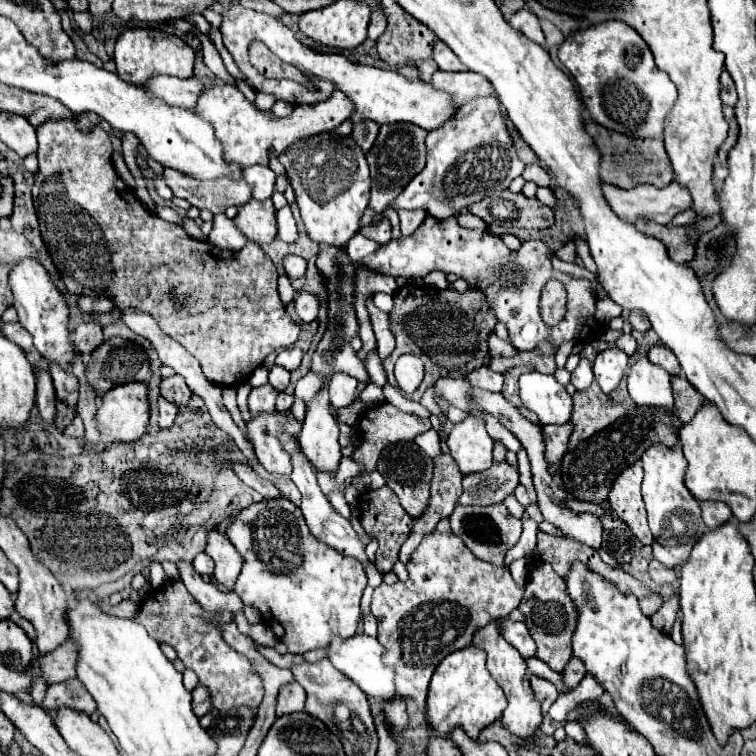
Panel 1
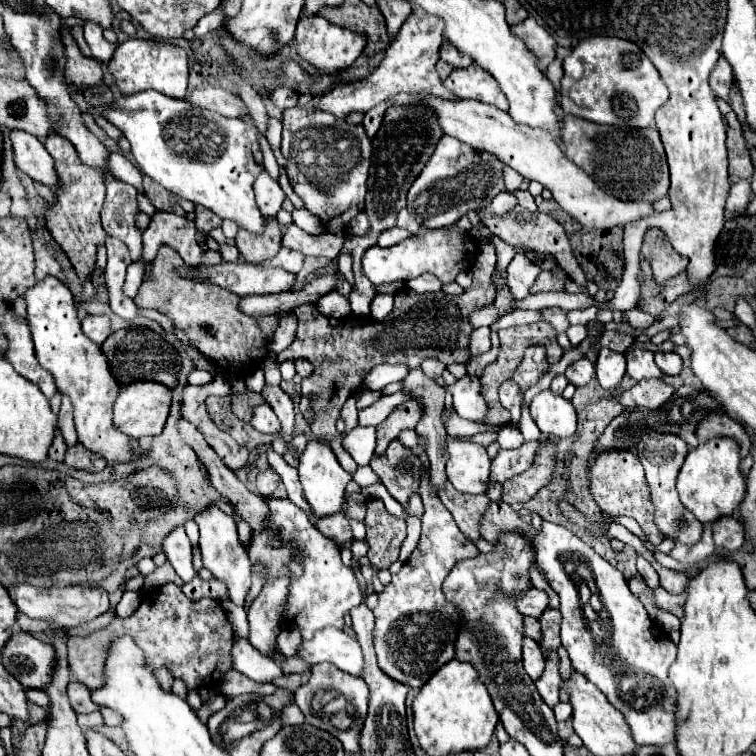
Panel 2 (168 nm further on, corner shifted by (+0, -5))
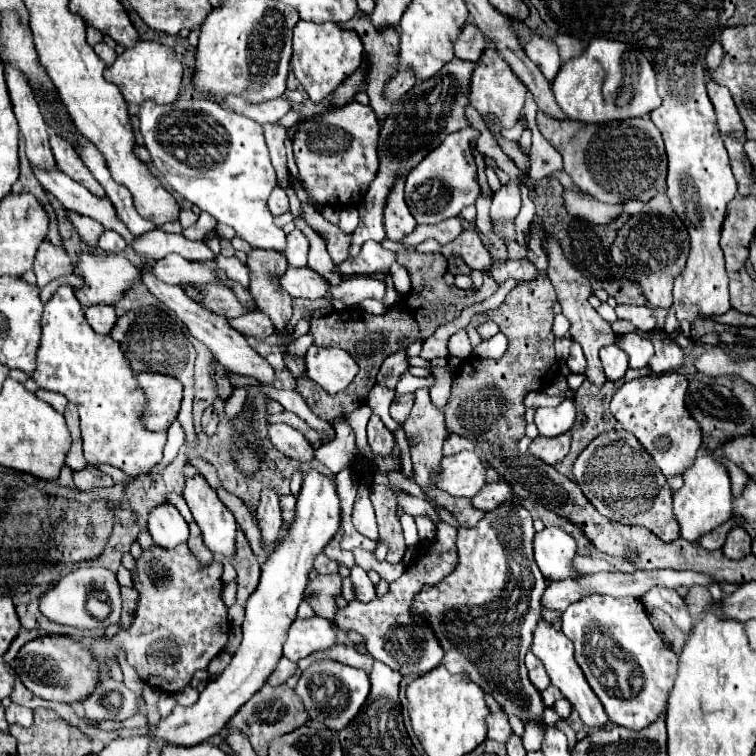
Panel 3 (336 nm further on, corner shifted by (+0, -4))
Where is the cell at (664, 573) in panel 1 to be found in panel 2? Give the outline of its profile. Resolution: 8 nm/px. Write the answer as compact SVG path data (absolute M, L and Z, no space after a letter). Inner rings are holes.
M707 524L707 526L703 528L703 538L701 538L697 544L693 544L693 546L677 544L677 546L669 552L669 556L675 558L675 560L679 560L681 564L685 564L687 570L693 570L699 562L707 560L713 552L715 552L715 544L713 544L713 536L711 536L711 526Z

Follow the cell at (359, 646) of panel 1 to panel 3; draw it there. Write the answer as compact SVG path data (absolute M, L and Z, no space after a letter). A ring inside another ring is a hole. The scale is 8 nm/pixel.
M323 617L295 619L287 631L283 655L291 661L299 661L315 651L325 651L335 645L335 629Z

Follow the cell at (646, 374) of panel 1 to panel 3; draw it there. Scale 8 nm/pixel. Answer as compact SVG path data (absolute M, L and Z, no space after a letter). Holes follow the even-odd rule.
M631 331L625 335L619 335L615 343L629 355L629 367L631 369L643 369L649 365L649 359L653 357L653 343L649 339L641 337L639 331Z

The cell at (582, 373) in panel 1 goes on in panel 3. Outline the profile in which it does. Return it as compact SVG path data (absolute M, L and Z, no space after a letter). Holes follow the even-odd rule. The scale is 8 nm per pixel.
M573 341L573 345L571 345L571 355L569 355L569 359L567 359L567 365L569 365L571 373L585 373L585 367L587 367L585 355L583 355L583 351L581 351L581 345L575 343L575 341Z

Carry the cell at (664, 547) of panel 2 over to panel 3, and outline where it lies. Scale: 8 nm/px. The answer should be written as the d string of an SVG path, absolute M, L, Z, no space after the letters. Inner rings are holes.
M703 453L697 455L693 467L685 471L683 479L685 479L683 487L673 493L673 515L681 527L681 537L687 541L697 541L701 533L709 533L711 529L731 519L733 509L731 481L725 465L717 463L713 457L707 457Z

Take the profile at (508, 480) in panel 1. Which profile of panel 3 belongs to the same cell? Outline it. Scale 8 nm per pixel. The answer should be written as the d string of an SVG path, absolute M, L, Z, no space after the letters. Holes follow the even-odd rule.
M571 433L551 437L551 439L539 435L539 437L533 439L533 443L529 447L529 453L537 455L537 459L541 459L549 465L555 465L561 459L565 459L565 455L569 453L569 447L571 447Z

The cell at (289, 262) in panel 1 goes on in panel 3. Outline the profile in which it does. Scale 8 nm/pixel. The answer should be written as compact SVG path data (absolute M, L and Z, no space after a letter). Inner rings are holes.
M295 229L287 235L289 241L289 255L287 261L293 267L305 267L307 265L307 251L309 251L309 239L303 235L301 229Z

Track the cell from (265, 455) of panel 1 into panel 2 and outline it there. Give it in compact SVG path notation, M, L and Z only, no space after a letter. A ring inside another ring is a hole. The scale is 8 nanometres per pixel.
M269 466L267 470L257 474L257 490L267 498L279 486L279 474Z

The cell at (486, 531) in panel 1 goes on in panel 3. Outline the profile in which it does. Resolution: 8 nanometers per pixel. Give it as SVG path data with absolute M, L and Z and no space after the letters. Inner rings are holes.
M421 387L415 391L415 405L409 413L409 417L405 419L403 423L403 429L405 429L405 435L407 435L407 443L411 447L411 461L413 461L413 471L415 471L415 483L419 487L427 487L431 483L431 475L437 471L439 467L439 461L443 457L441 453L441 447L443 447L443 441L447 439L447 429L445 429L445 423L443 423L443 411L437 409L431 399L429 399L429 389L427 387Z

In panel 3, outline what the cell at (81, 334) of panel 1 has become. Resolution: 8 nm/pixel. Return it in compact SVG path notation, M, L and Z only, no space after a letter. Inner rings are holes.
M91 305L85 309L85 317L95 333L109 333L117 321L117 313L113 305Z

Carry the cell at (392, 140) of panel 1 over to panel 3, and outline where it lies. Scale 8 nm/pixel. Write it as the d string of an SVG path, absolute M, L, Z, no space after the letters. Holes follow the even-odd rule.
M455 57L437 75L433 75L427 81L419 81L411 91L407 91L401 99L397 99L391 115L381 123L381 135L379 135L381 167L359 207L361 219L357 229L353 231L351 257L355 257L361 251L361 245L367 239L373 239L379 243L385 239L381 211L385 207L389 187L393 187L393 179L397 177L397 173L405 171L407 175L413 165L417 165L431 149L435 149L445 139L445 135L469 127L465 107L469 105L469 85L471 85L471 73L475 67L477 63Z

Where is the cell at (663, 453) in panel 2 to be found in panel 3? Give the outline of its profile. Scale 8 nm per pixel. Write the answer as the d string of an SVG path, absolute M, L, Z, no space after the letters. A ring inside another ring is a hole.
M663 373L661 377L639 377L627 381L611 401L611 413L625 431L631 431L653 455L657 467L669 479L671 489L683 485L683 471L693 465L701 449L701 427L685 407L689 381L681 373Z

